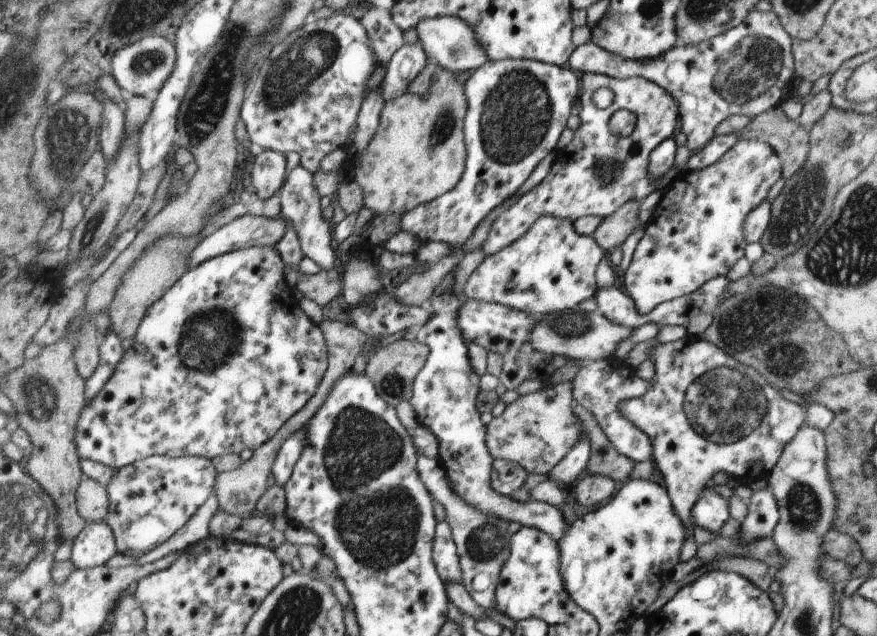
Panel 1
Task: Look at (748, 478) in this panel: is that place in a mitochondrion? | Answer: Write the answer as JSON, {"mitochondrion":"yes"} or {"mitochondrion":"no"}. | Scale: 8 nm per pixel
{"mitochondrion":"no"}

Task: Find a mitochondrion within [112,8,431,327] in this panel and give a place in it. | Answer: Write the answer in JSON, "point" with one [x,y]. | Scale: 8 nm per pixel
{"point":[311,55]}

